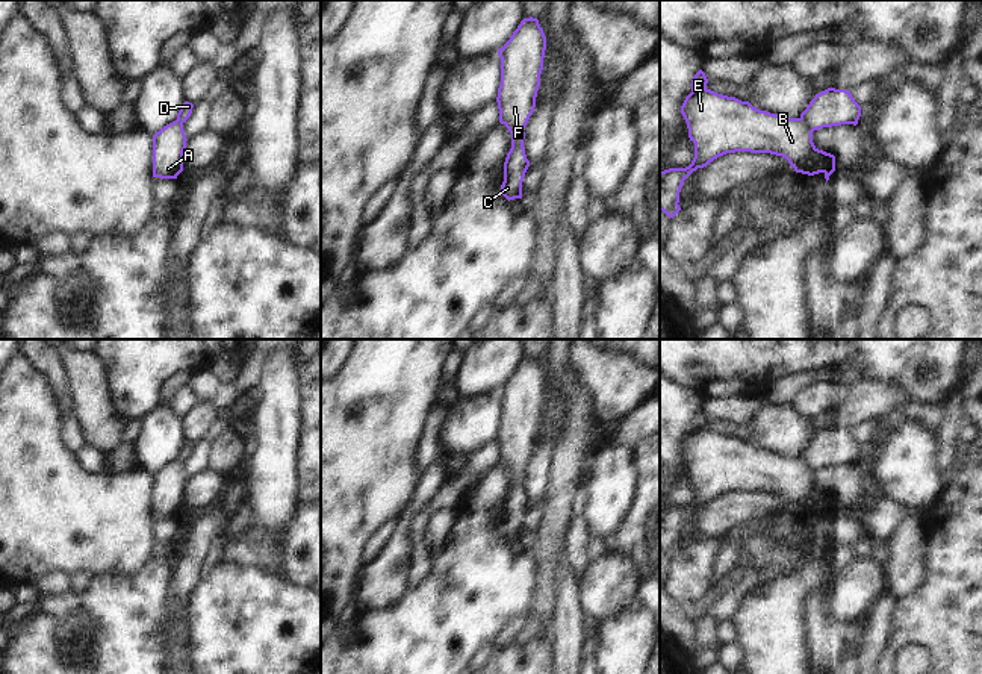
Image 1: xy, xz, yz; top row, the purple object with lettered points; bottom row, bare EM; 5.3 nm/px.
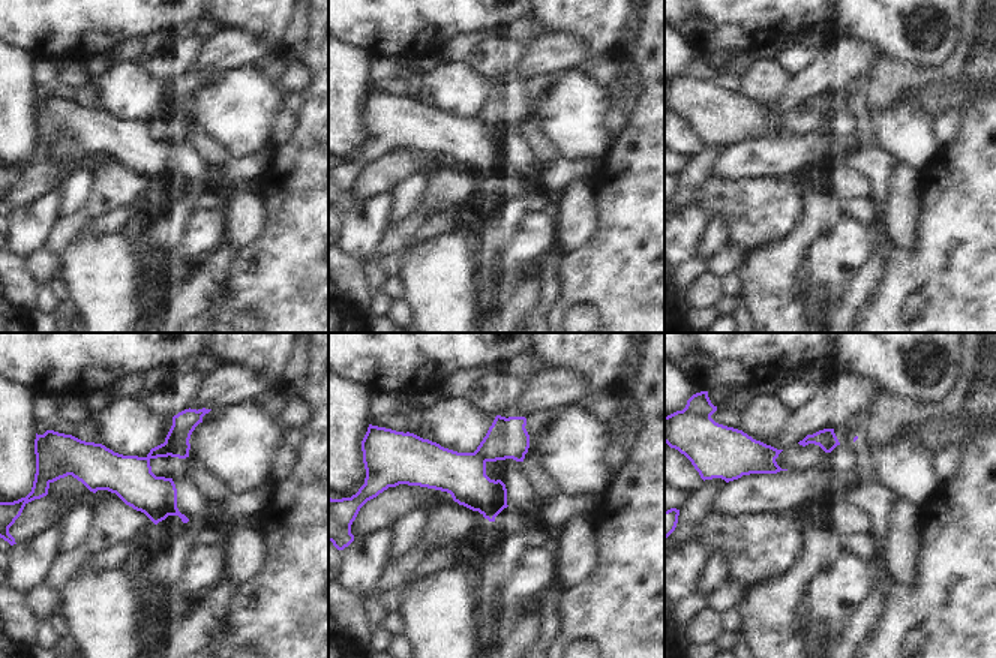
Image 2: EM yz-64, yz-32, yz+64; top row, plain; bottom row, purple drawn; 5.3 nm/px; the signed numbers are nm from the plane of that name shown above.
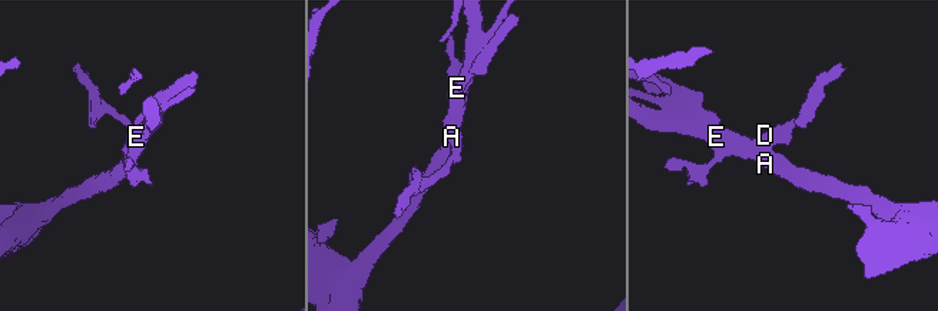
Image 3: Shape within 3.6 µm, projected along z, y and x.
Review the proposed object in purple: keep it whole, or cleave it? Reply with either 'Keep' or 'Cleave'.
Cleave

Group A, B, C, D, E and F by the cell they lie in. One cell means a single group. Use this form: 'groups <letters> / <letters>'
groups A B E F / C D

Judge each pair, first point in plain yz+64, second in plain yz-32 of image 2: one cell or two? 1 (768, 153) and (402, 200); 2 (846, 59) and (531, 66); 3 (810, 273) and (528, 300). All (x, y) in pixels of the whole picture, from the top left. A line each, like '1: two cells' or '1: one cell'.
1: two cells
2: one cell
3: two cells

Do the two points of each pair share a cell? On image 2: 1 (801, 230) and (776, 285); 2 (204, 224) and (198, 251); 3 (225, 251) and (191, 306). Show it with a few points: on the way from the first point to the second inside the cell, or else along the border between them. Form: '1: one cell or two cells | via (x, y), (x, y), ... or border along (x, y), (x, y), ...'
1: one cell | via (795, 243), (776, 266), (776, 272)
2: one cell | via (204, 230), (198, 245)
3: one cell | via (219, 264), (197, 293)

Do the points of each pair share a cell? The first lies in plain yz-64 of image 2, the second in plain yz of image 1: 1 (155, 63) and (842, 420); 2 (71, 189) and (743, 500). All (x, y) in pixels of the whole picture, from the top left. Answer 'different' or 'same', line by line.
1: different
2: different

